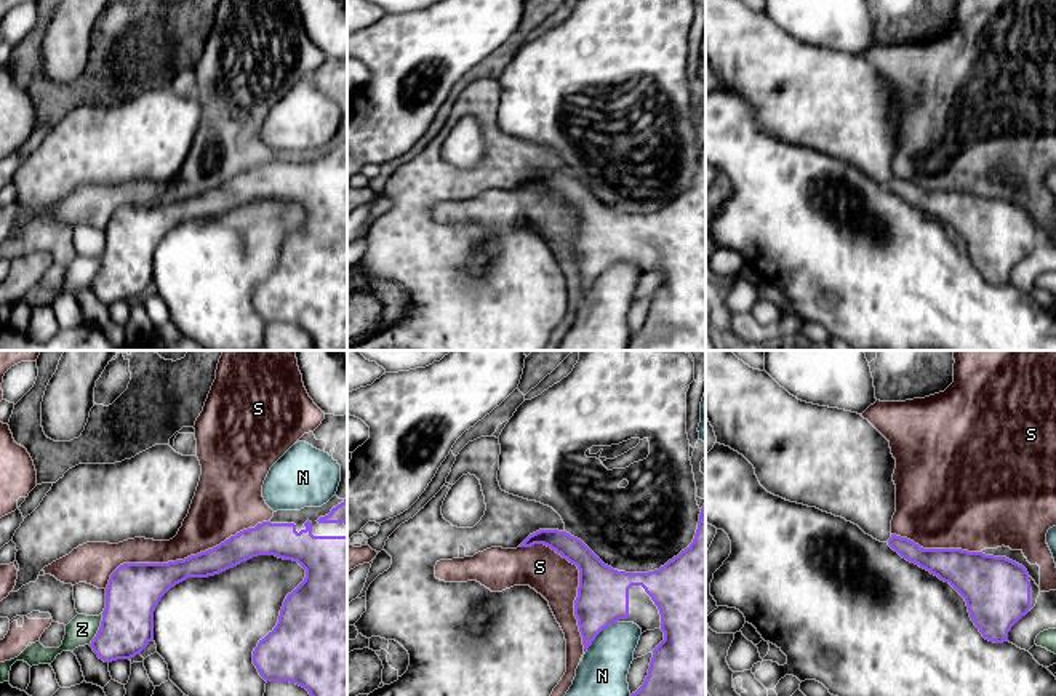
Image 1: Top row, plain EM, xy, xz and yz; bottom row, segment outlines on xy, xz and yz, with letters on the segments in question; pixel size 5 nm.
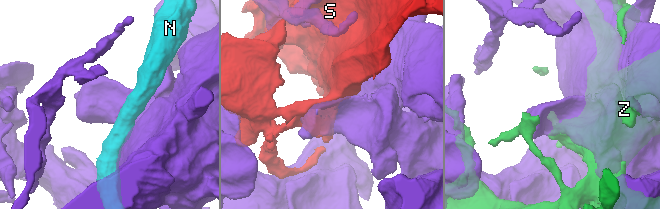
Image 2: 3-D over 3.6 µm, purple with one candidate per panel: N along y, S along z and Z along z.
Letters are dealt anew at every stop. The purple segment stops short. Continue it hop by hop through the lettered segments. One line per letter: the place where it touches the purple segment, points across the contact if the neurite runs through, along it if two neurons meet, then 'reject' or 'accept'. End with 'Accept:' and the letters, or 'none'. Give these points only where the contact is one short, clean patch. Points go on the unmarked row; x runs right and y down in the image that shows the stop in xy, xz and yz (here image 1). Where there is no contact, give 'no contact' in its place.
N: contact xz (600, 272); reject
S: contact xy (184, 200); reject
Z: contact xy (100, 271); reject
Accept: none

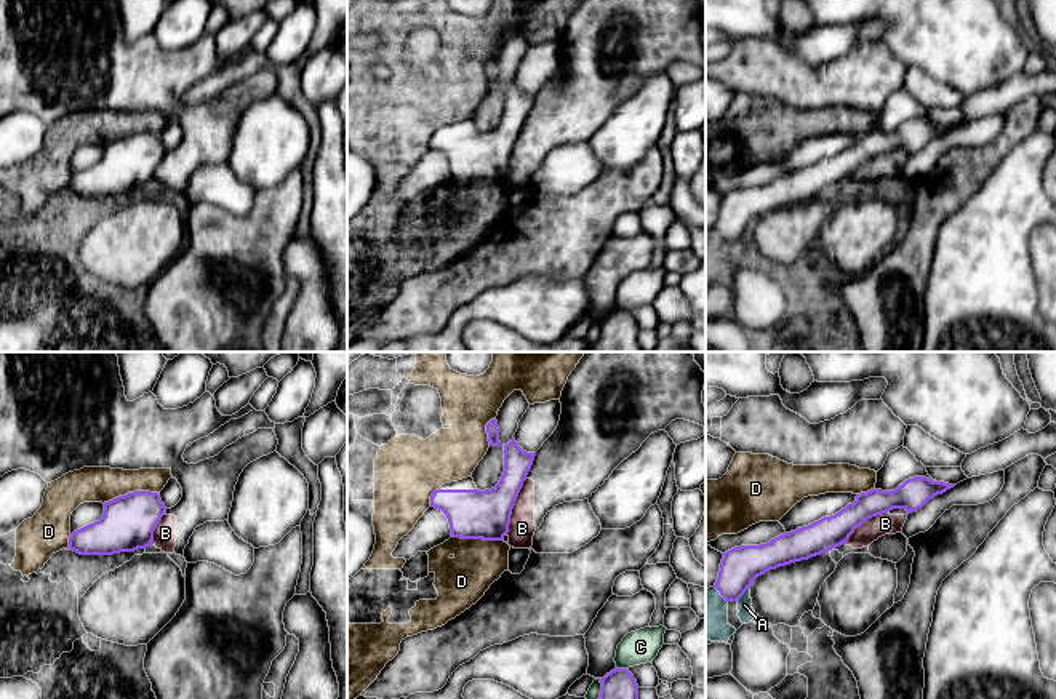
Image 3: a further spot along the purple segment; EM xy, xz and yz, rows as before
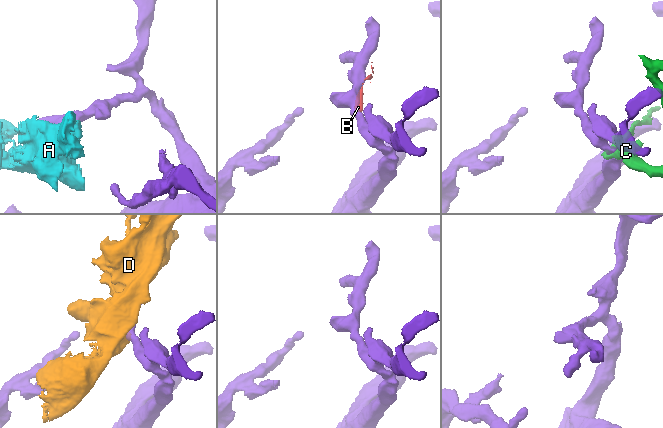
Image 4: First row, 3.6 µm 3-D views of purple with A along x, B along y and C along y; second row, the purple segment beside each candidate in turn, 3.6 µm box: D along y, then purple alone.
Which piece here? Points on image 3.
A: contact yz (743, 235); reject
B: contact xz (514, 146); accept
C: contact xz (621, 311); reject
D: contact xy (130, 135); reject
Accept: B

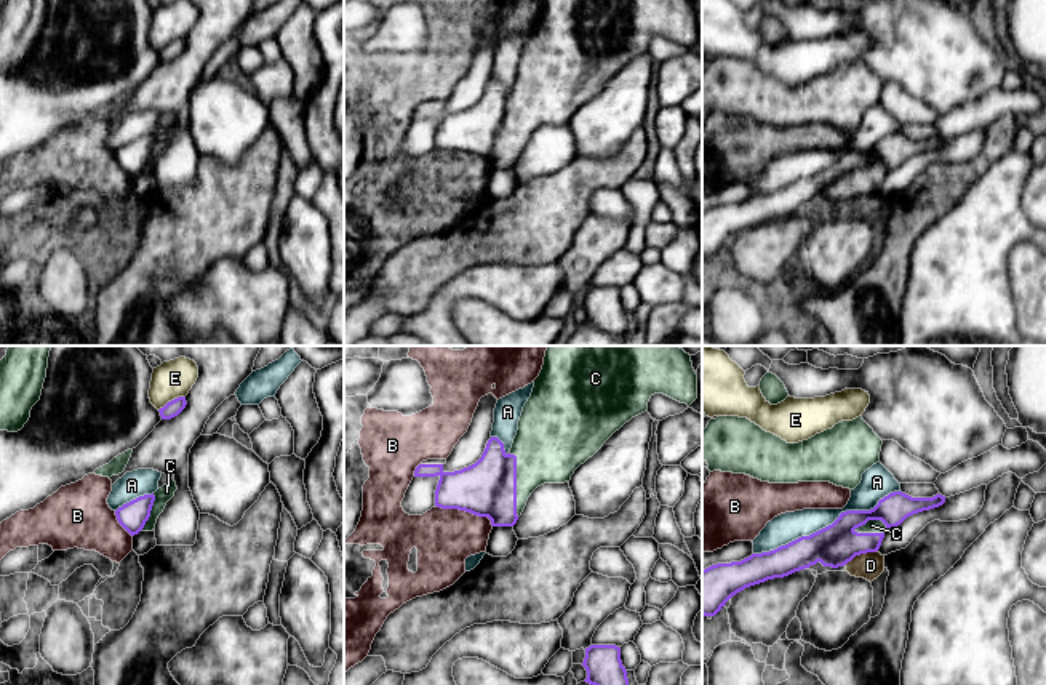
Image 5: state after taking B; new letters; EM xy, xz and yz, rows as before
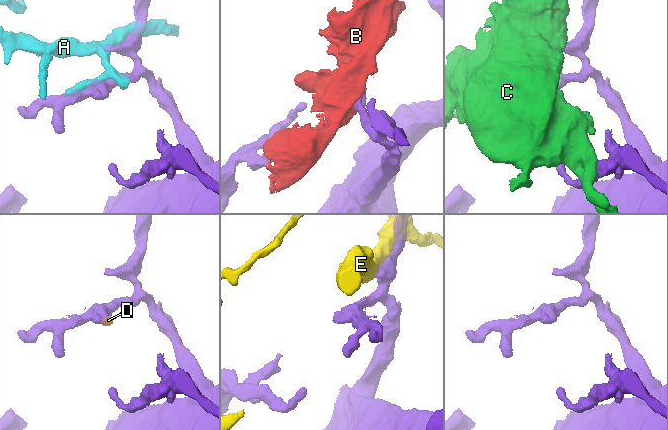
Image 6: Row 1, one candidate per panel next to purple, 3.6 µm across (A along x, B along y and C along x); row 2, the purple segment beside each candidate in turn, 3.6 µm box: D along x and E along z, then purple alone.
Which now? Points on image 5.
A: contact yz (826, 168); reject
B: contact xz (466, 152); reject
C: contact xz (515, 125); reject
D: contact yz (861, 194); border yz (877, 191), (856, 196), (845, 205); reject
E: contact xy (171, 42); reject
Accept: none

